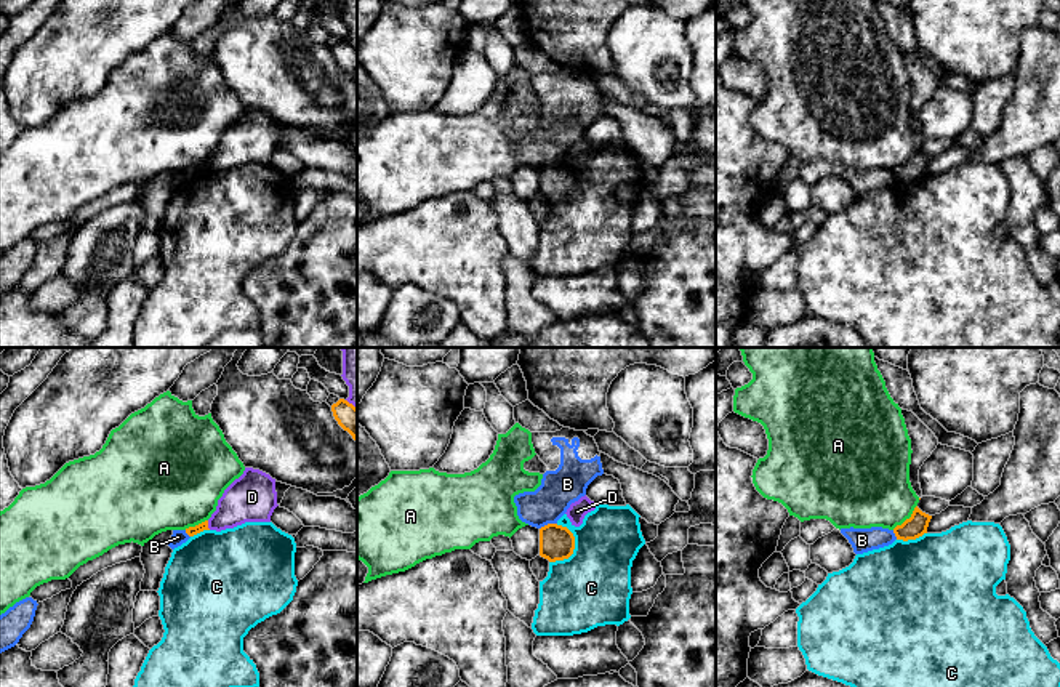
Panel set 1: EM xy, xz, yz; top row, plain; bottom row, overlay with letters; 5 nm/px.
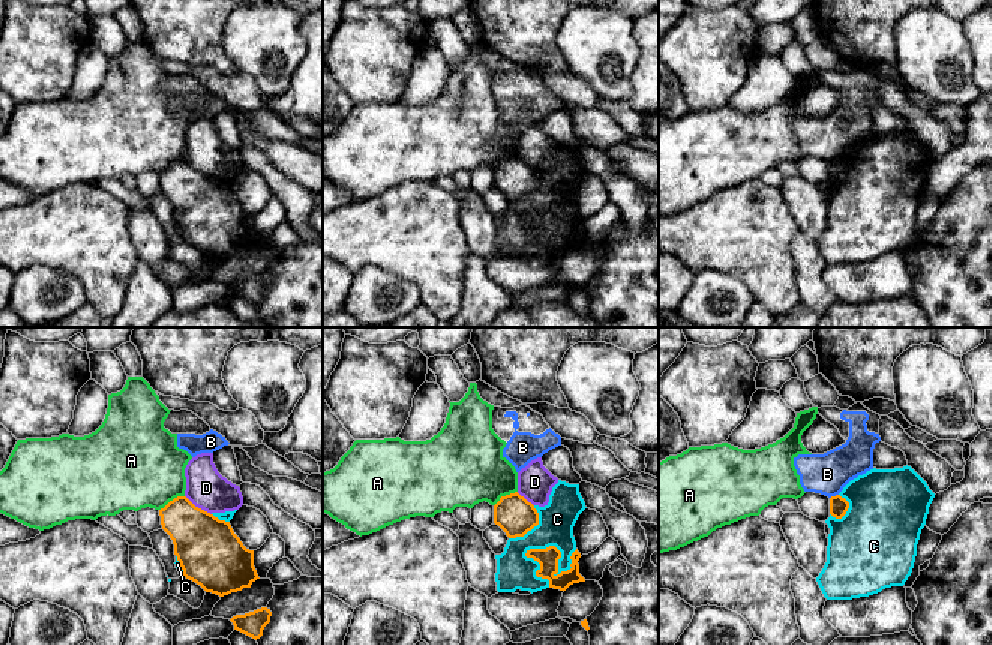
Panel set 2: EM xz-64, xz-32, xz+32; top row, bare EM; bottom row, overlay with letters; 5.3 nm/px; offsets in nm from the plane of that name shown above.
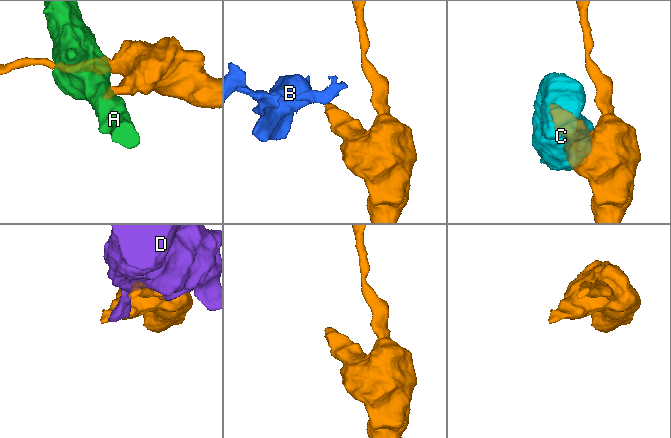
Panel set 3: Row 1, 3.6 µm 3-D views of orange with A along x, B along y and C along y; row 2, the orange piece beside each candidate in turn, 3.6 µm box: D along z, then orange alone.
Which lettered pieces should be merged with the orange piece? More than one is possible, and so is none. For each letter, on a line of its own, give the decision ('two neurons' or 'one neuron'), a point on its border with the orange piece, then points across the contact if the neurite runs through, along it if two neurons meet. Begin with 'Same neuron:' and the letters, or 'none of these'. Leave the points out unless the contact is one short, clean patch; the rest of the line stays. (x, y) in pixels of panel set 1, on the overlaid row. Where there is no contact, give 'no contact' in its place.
Same neuron: none of these
A: two neurons | yz (907, 519) | along yz (916, 505), (913, 513), (892, 529)
B: two neurons | xz (548, 524) | along xz (556, 522), (548, 522), (540, 529)
C: two neurons | xz (572, 551)
D: two neurons | xy (207, 526)

